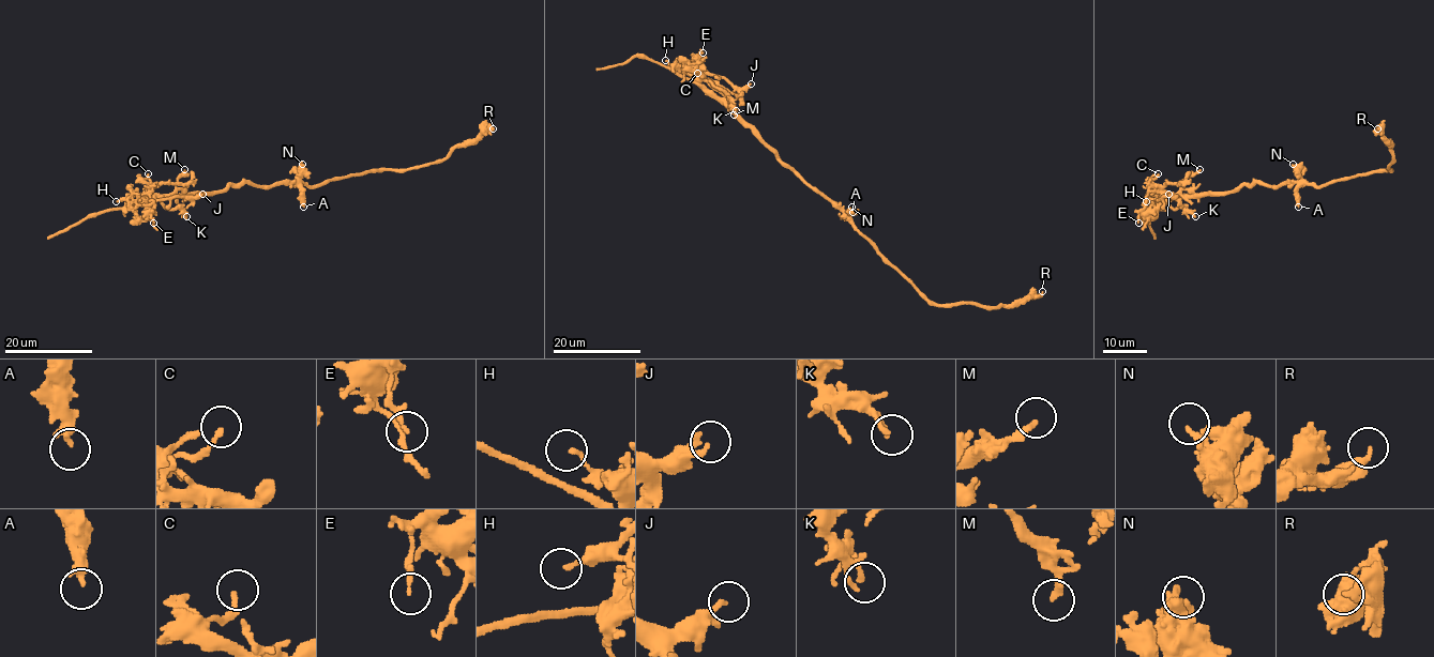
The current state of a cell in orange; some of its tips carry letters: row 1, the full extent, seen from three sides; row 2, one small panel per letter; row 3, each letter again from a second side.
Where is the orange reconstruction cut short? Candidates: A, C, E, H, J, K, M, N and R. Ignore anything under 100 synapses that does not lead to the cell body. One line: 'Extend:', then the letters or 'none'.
Extend: none

